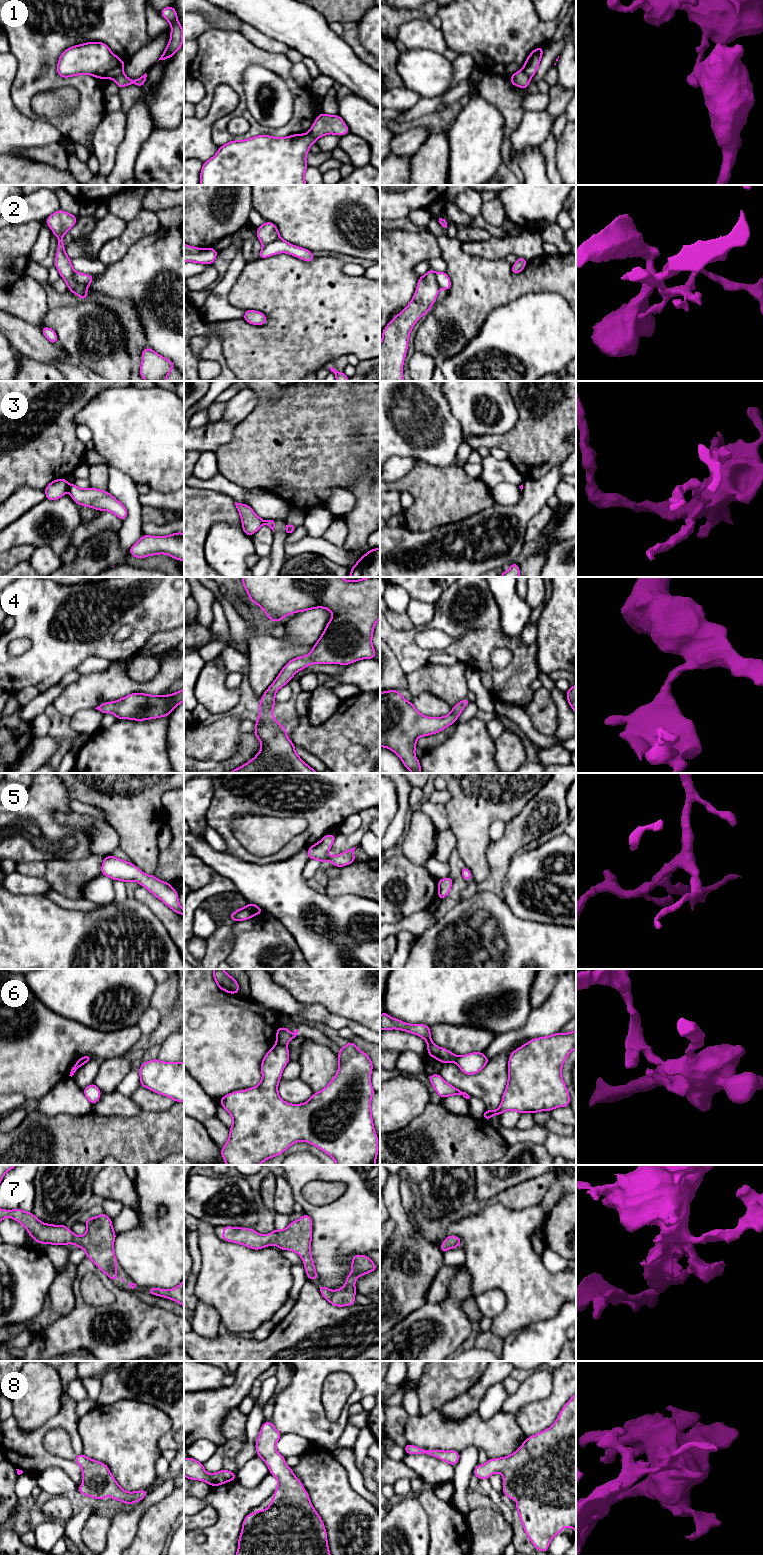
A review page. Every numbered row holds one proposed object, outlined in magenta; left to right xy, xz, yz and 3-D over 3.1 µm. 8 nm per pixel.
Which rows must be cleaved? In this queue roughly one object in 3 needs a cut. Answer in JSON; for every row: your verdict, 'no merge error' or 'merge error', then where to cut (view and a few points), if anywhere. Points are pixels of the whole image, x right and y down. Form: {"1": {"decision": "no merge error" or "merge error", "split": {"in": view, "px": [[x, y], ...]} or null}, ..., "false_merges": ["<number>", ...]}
{"1": {"decision": "merge error", "split": {"in": "xy", "px": [[122, 71], [113, 78]]}}, "2": {"decision": "merge error", "split": {"in": "xy", "px": [[76, 272], [75, 279], [87, 287]]}}, "3": {"decision": "merge error", "split": {"in": "xy", "px": [[69, 485], [67, 488]]}}, "4": {"decision": "no merge error", "split": null}, "5": {"decision": "no merge error", "split": null}, "6": {"decision": "merge error", "split": {"in": "xz", "px": [[276, 1042], [285, 1046]]}}, "7": {"decision": "no merge error", "split": null}, "8": {"decision": "no merge error", "split": null}, "false_merges": ["1", "2", "3", "6"]}

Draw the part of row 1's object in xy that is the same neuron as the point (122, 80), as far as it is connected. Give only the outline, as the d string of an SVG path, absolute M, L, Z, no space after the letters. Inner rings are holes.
M123 72L116 76L114 78L114 81L116 82L117 86L119 88L123 88L125 86L131 85L131 84L135 84L139 87L142 87L146 81L146 77L147 74L145 73L143 76L141 76L140 78L136 79L136 80L130 80Z

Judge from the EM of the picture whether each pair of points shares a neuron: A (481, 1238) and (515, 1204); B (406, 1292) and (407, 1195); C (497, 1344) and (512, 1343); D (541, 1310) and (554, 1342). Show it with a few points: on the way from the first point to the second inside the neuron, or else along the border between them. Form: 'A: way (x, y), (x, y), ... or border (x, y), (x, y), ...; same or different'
A: border (498, 1201), (511, 1210), (521, 1210), (533, 1206); different
B: border (399, 1196), (406, 1218), (421, 1237); different
C: border (504, 1339), (501, 1350); different
D: border (563, 1304), (553, 1317), (534, 1321), (523, 1328); different

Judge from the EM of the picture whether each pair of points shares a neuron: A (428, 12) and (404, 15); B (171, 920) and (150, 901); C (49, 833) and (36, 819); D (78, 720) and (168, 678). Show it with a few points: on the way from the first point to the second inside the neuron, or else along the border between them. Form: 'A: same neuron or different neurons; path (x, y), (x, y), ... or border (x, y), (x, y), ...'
A: same neuron; path (422, 12), (410, 14)
B: same neuron; path (166, 915), (155, 905)
C: same neuron; path (46, 830), (38, 822)
D: different neurons; border (94, 707), (79, 709), (72, 716)

